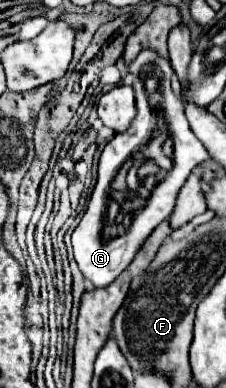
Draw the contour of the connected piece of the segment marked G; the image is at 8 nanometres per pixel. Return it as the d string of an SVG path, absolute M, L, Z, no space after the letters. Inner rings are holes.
M141 50L139 56L129 64L129 70L131 70L131 74L135 78L133 88L135 88L135 98L137 98L137 116L133 118L131 126L125 132L115 134L115 138L111 142L107 142L107 146L103 148L101 160L99 160L99 178L97 178L97 184L95 184L95 192L91 194L89 208L87 208L85 216L81 218L79 226L73 232L73 254L75 254L75 262L77 262L79 270L81 270L81 274L93 284L93 288L107 288L133 262L133 258L143 248L143 244L149 238L149 234L163 220L167 220L169 214L173 212L175 198L177 198L183 182L191 174L191 170L209 158L207 148L203 146L203 142L189 128L189 122L187 122L185 112L183 112L183 102L171 92L169 80L171 80L173 68L171 68L169 60L157 56L157 52L153 52L153 50ZM145 64L153 64L153 70L151 72L145 72L143 70ZM149 78L153 78L155 84L157 84L157 88L161 90L161 102L157 106L151 106L149 104L149 96L147 96L147 88L145 88L145 84L147 84ZM155 110L169 110L169 132L171 132L173 142L179 142L179 154L175 154L173 168L169 170L169 174L165 176L165 180L155 186L155 190L151 192L149 200L145 202L145 206L141 210L137 210L133 214L131 222L129 224L111 222L113 218L107 218L109 186L111 186L113 178L117 176L119 168L123 166L123 162L127 160L127 152L137 152L137 150L141 150L141 146L150 141L155 128L157 128L157 116L153 114ZM113 142L115 142L115 150L113 150Z

